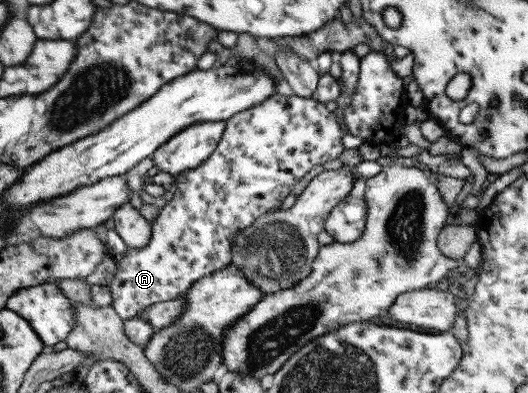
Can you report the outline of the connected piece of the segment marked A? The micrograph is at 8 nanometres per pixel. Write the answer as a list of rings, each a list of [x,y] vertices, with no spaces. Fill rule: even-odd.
[[[275,93],[267,101],[255,104],[251,109],[233,115],[233,117],[226,121],[226,128],[224,129],[223,135],[208,159],[195,167],[195,169],[186,170],[185,172],[181,172],[181,174],[177,174],[177,177],[175,177],[176,184],[175,189],[173,188],[173,198],[163,208],[159,209],[159,215],[151,222],[152,239],[150,239],[149,245],[141,249],[127,247],[127,252],[125,252],[122,260],[116,262],[117,273],[114,275],[111,283],[107,285],[111,289],[113,297],[111,306],[115,308],[115,313],[124,321],[132,319],[139,312],[155,303],[168,302],[177,299],[179,296],[183,296],[197,280],[207,277],[218,269],[223,269],[232,260],[232,241],[234,241],[234,237],[240,231],[250,228],[258,217],[278,209],[285,197],[295,188],[295,185],[300,179],[309,173],[315,165],[322,165],[325,161],[331,161],[340,157],[340,153],[345,150],[341,143],[342,134],[342,127],[337,122],[334,113],[331,113],[325,104],[317,102],[315,98],[297,97],[295,94],[289,97]]]

